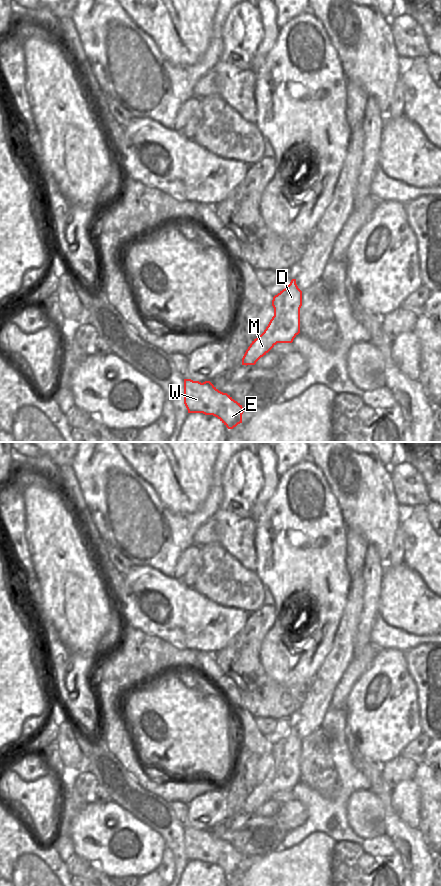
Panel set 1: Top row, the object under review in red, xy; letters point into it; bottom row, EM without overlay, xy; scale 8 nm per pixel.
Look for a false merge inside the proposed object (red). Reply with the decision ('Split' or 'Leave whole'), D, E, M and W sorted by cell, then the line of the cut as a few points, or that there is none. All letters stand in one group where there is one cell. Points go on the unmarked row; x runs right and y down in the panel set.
Leave whole. Groups: D E M W. No split.

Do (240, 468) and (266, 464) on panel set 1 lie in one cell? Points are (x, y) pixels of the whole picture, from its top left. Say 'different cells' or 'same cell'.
different cells

